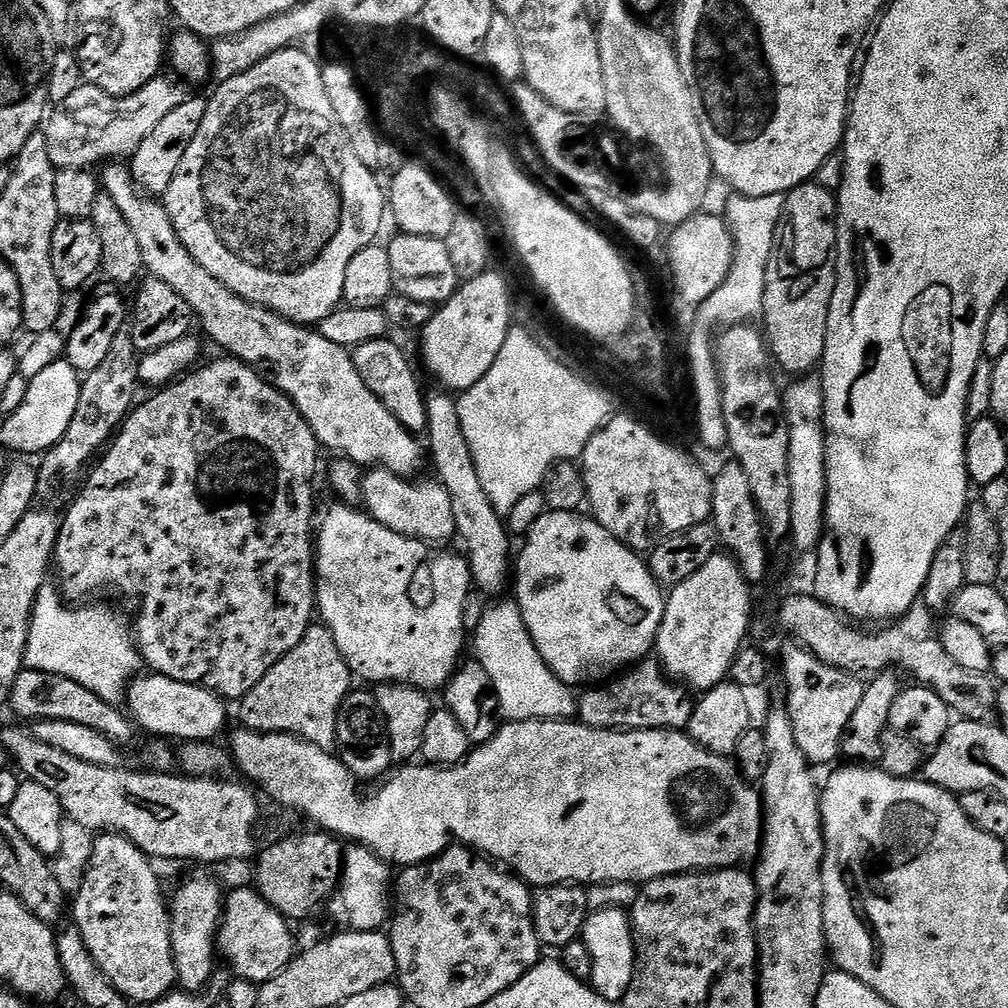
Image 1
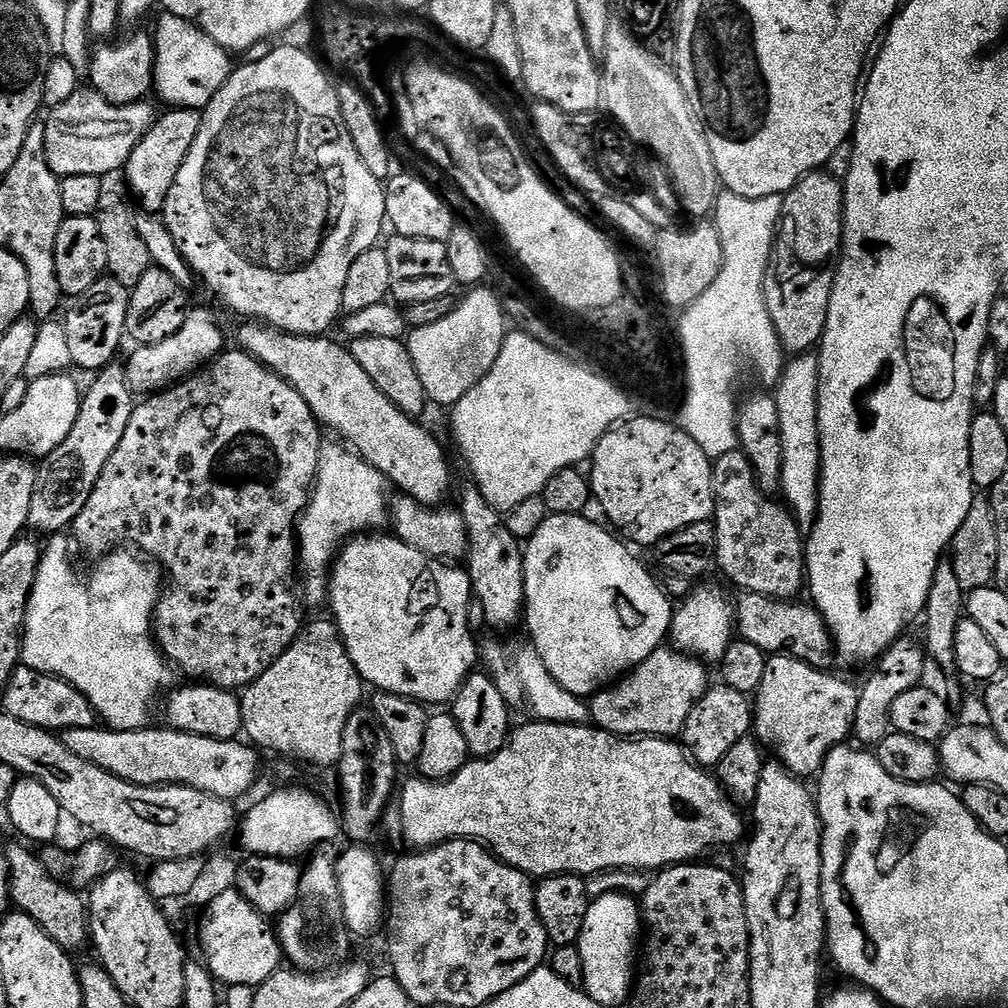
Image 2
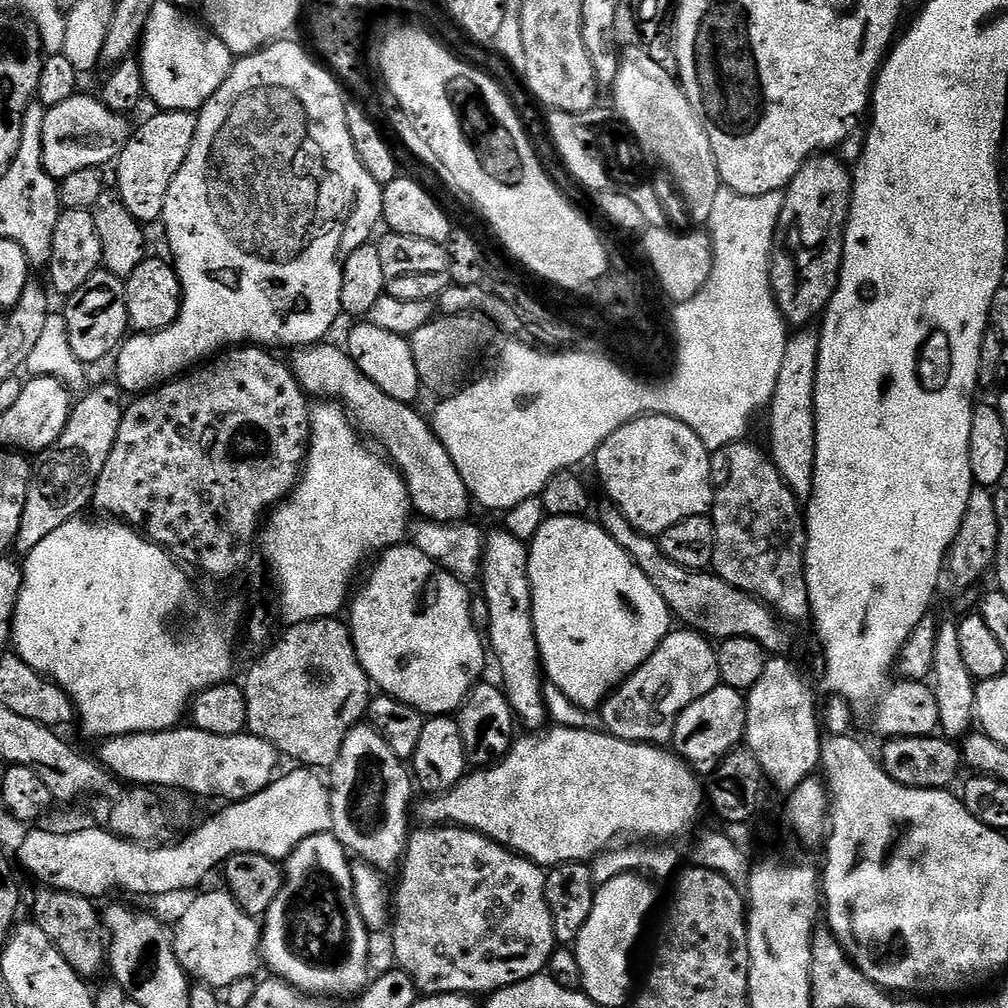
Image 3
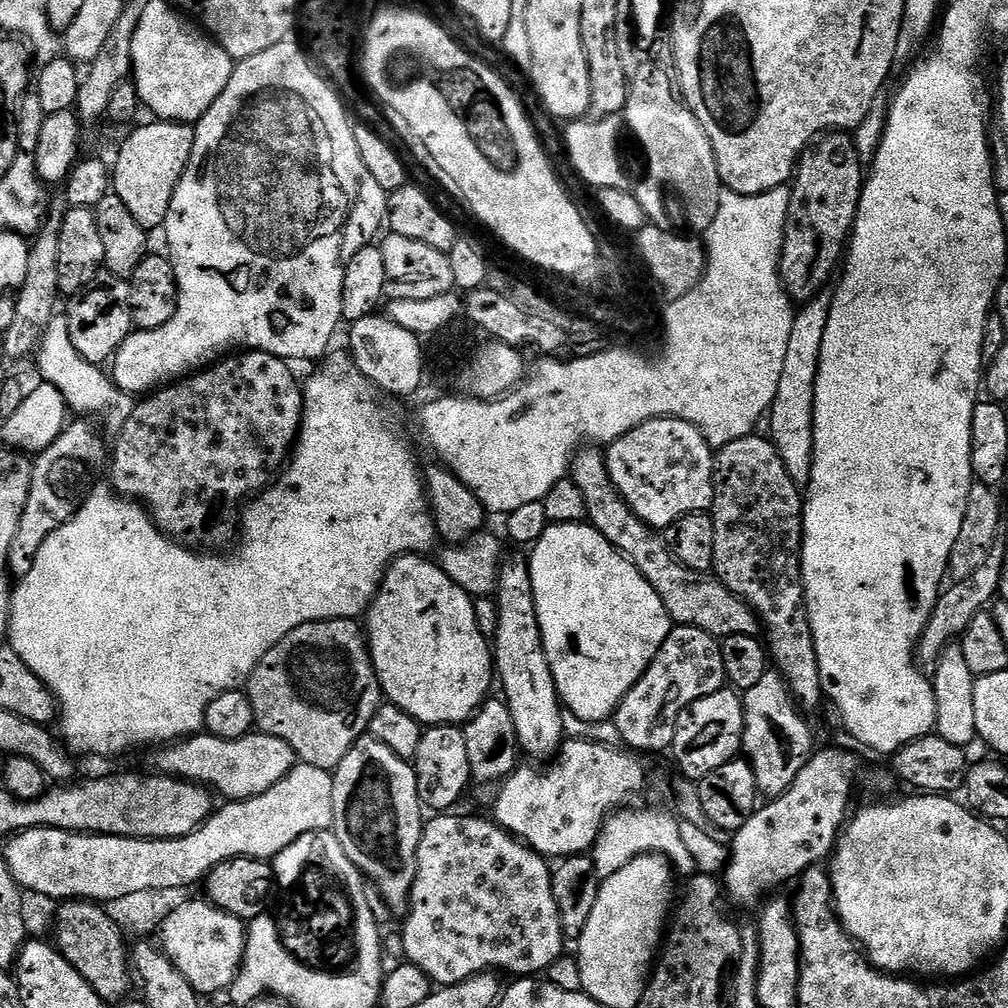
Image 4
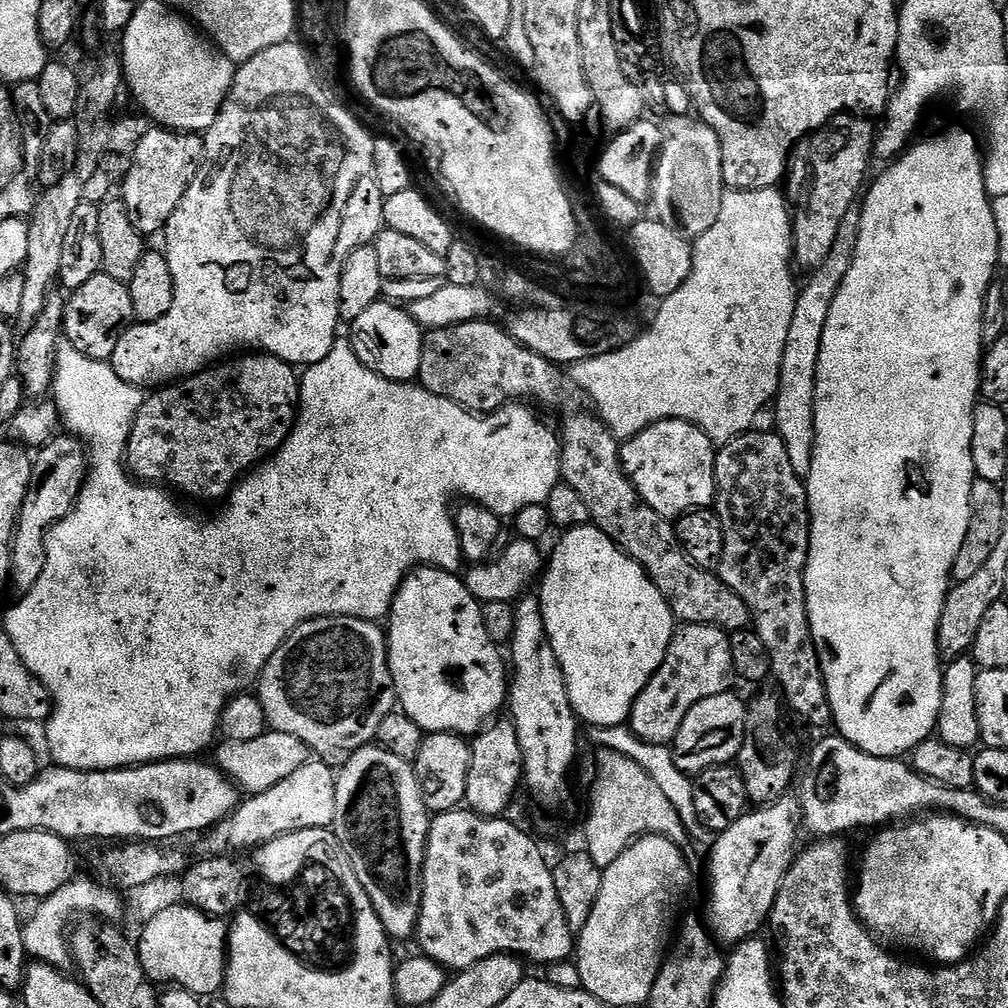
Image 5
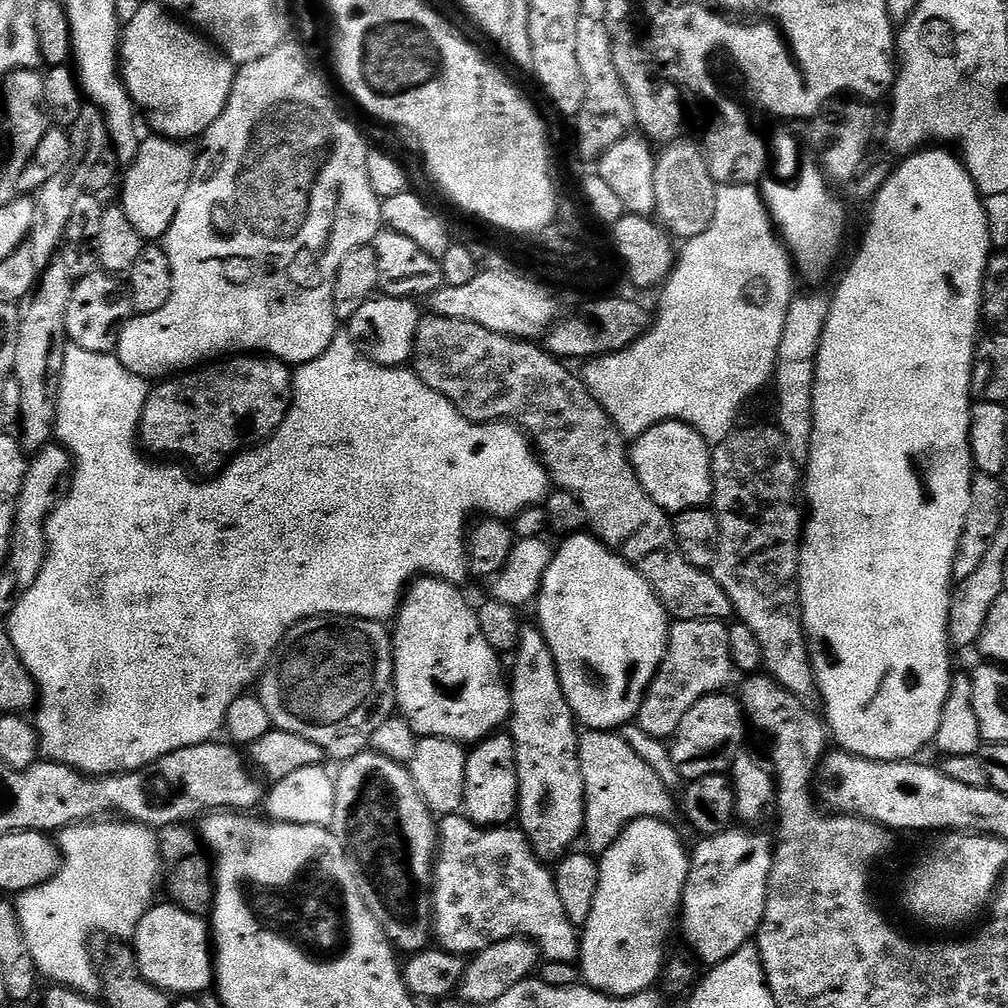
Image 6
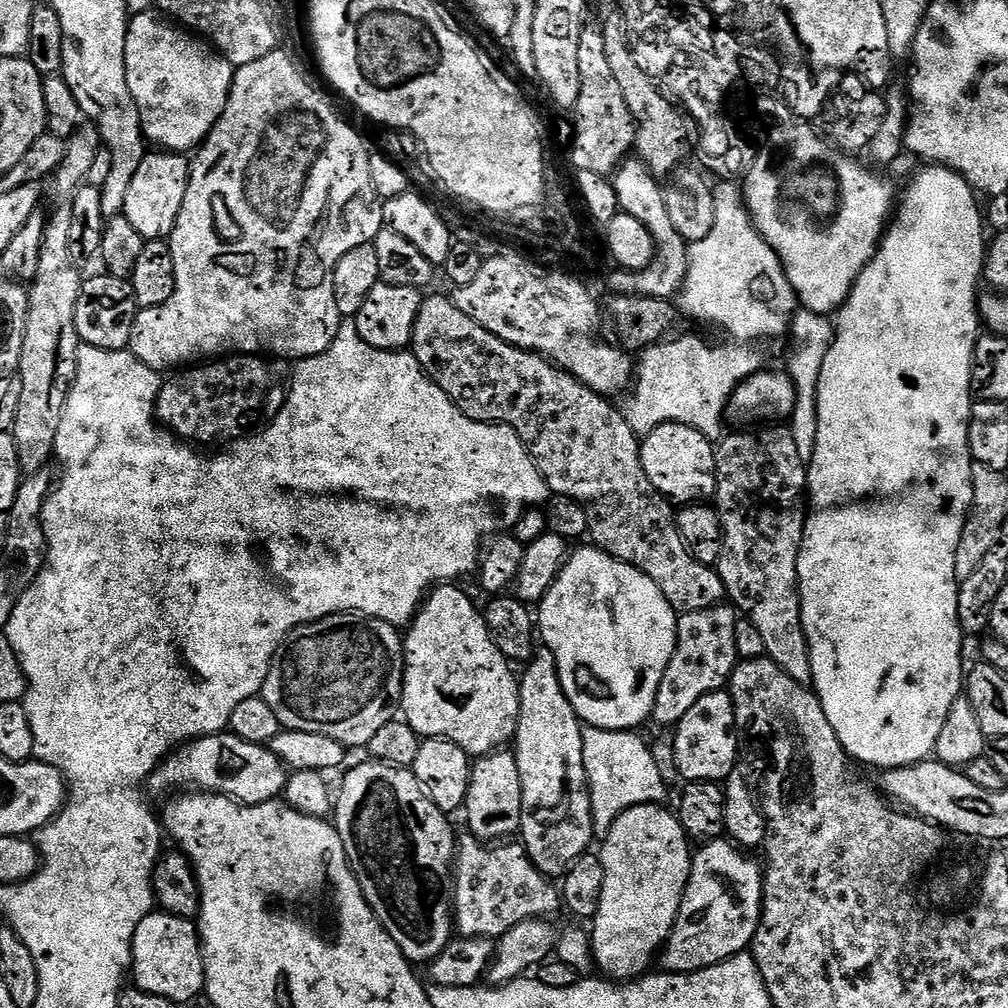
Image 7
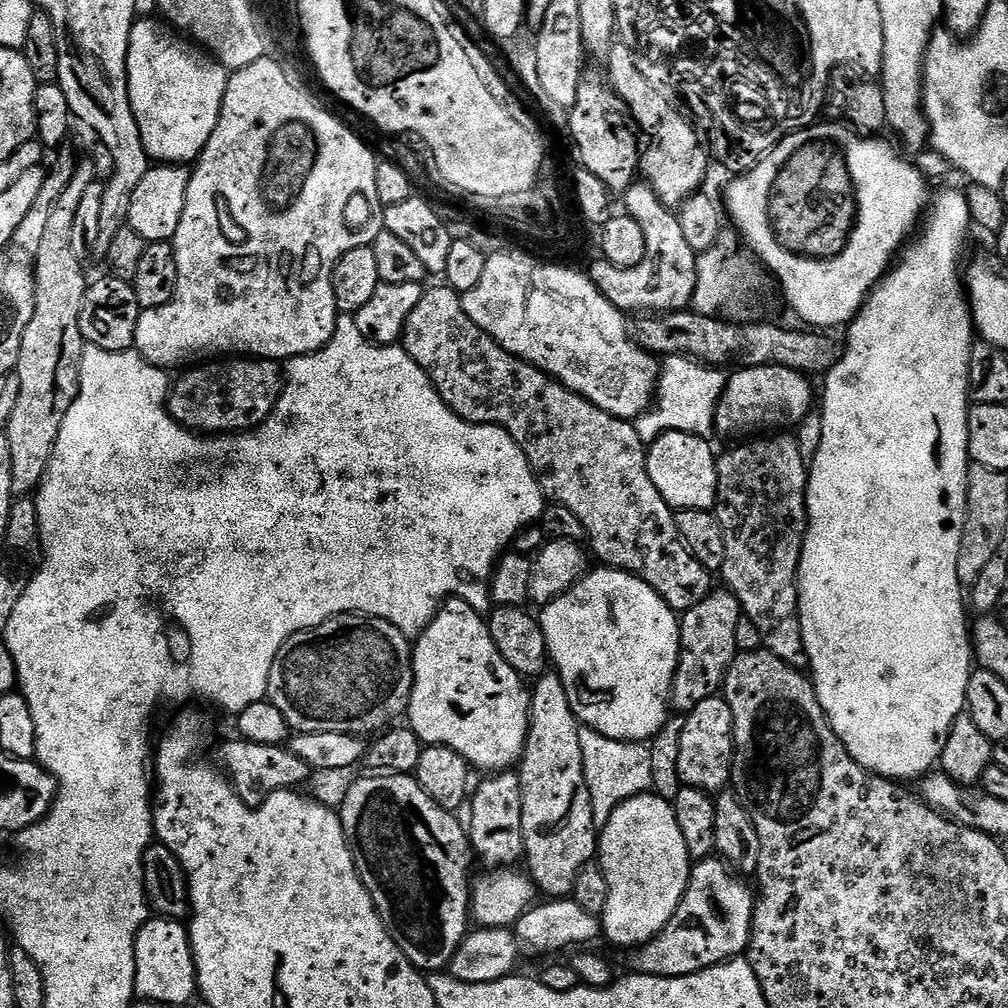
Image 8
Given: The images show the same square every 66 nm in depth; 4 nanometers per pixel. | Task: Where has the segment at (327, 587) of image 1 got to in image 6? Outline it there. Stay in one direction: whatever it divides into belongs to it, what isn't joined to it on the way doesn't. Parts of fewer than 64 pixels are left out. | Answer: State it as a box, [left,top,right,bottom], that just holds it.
[392,576,512,742]

